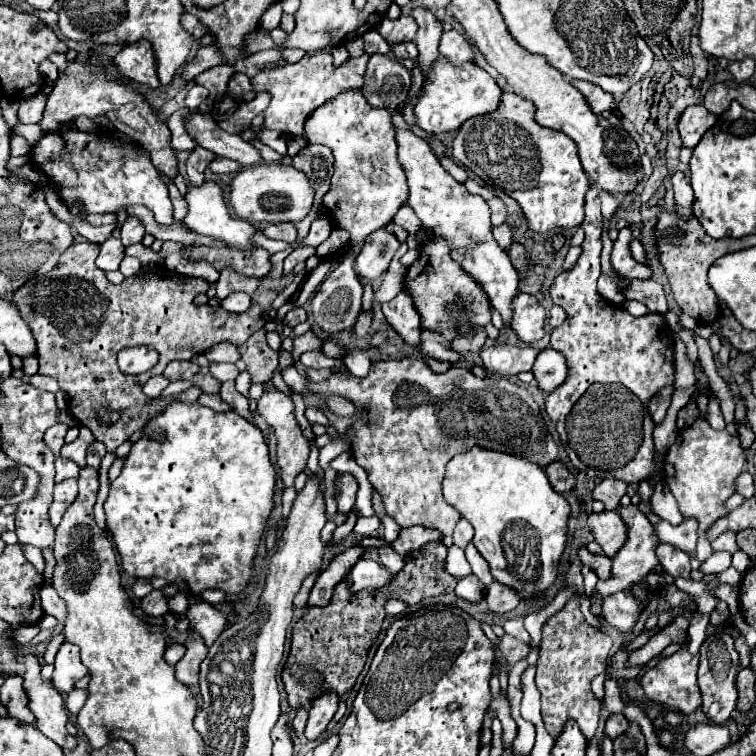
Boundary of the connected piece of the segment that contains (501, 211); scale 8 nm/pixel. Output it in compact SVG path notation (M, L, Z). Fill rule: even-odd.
M494 197L494 199L488 201L488 207L492 209L492 225L494 227L502 225L506 221L506 207L504 207L504 203L498 197Z

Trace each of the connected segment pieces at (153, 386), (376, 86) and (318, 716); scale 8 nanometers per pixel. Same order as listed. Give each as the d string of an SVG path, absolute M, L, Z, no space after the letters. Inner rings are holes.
M164 375L150 377L150 379L146 381L146 385L144 385L144 393L146 393L148 397L160 397L162 391L168 387L168 383L170 383L170 381L168 381Z
M372 55L364 75L362 93L372 107L384 107L398 119L396 107L406 99L410 89L410 71L390 55Z
M336 691L332 693L322 693L320 697L316 697L312 701L312 707L310 707L310 717L308 717L308 723L306 723L306 729L304 729L304 735L306 739L314 741L318 739L318 735L326 729L326 725L332 721L334 713L336 713L336 705L338 705L338 695Z

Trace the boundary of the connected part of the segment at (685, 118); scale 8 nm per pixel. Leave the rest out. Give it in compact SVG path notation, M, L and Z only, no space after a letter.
M694 105L694 107L688 107L682 117L680 117L680 123L678 123L678 129L680 129L680 135L682 135L682 141L686 147L696 147L698 141L702 139L702 135L714 127L714 123L718 121L716 115L708 113L708 109L704 109L702 105Z

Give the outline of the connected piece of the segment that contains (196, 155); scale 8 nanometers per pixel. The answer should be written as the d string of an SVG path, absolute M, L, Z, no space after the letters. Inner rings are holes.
M198 147L190 153L188 157L188 177L192 183L200 185L200 181L204 181L204 169L216 159L214 153L210 153L208 149L204 147Z

